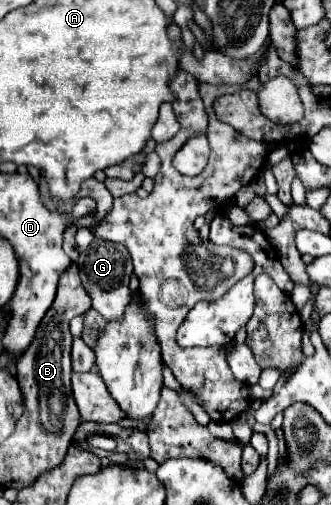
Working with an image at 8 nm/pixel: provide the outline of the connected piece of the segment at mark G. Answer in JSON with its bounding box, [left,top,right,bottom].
[77,240,133,322]

